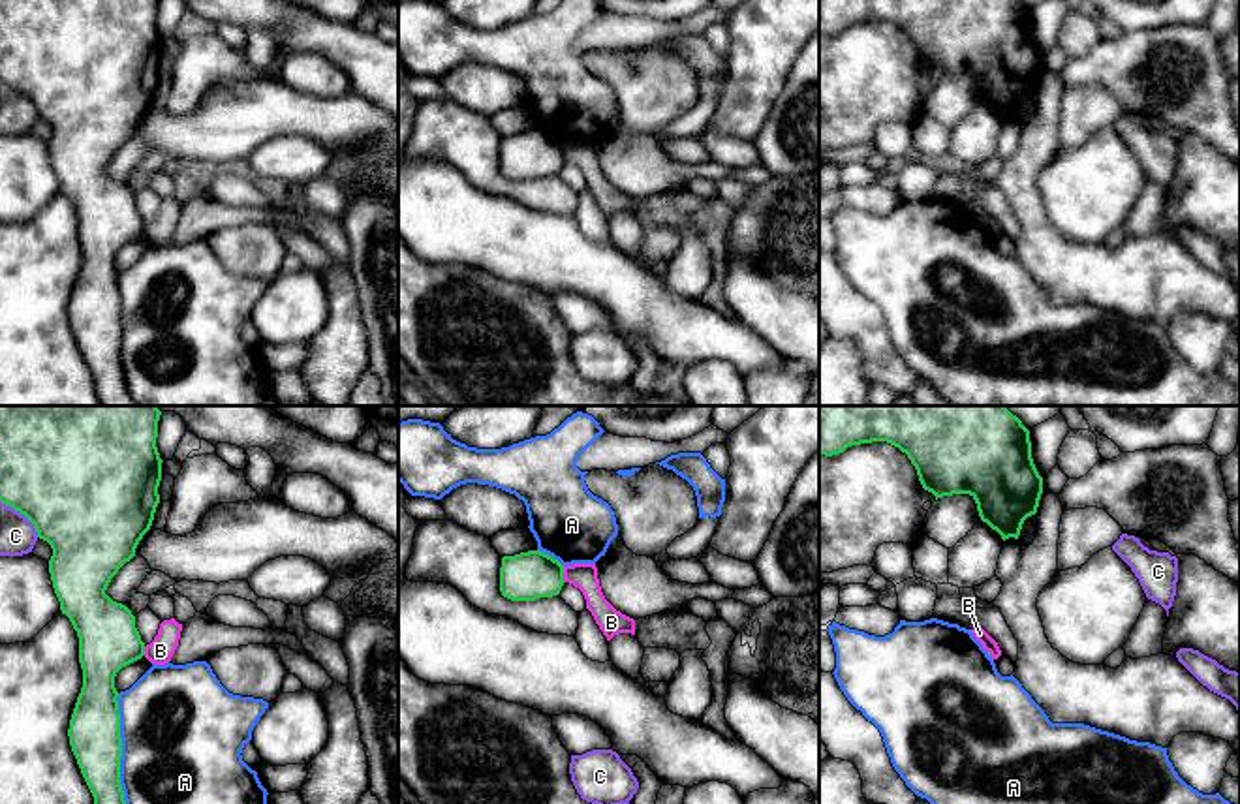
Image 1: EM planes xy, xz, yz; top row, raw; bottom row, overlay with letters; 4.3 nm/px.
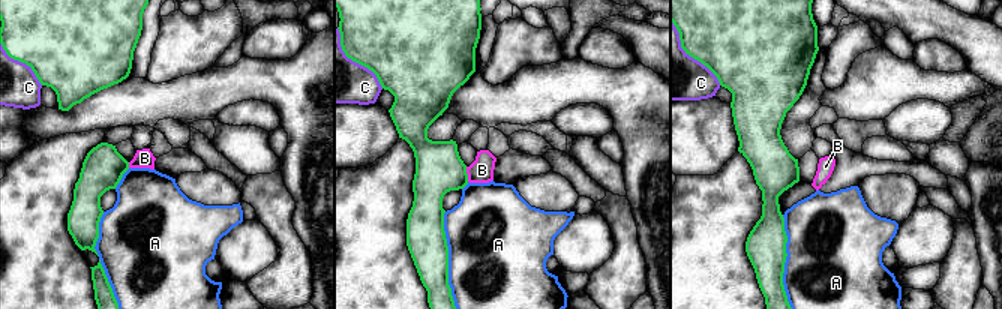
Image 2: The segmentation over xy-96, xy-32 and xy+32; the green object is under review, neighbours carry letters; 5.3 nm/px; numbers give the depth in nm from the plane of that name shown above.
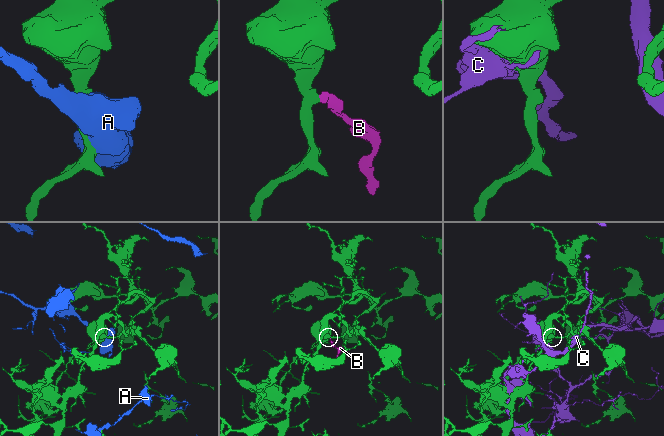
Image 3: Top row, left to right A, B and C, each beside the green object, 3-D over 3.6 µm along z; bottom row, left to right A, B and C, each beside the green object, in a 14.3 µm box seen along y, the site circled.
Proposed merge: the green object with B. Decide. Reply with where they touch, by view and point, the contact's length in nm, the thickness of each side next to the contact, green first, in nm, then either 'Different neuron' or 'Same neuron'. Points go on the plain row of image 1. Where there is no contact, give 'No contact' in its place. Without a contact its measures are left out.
Touches green at xz (562, 153). Shared border 70 nm. Thickness 200 nm (green) against 110 nm. Different neuron

